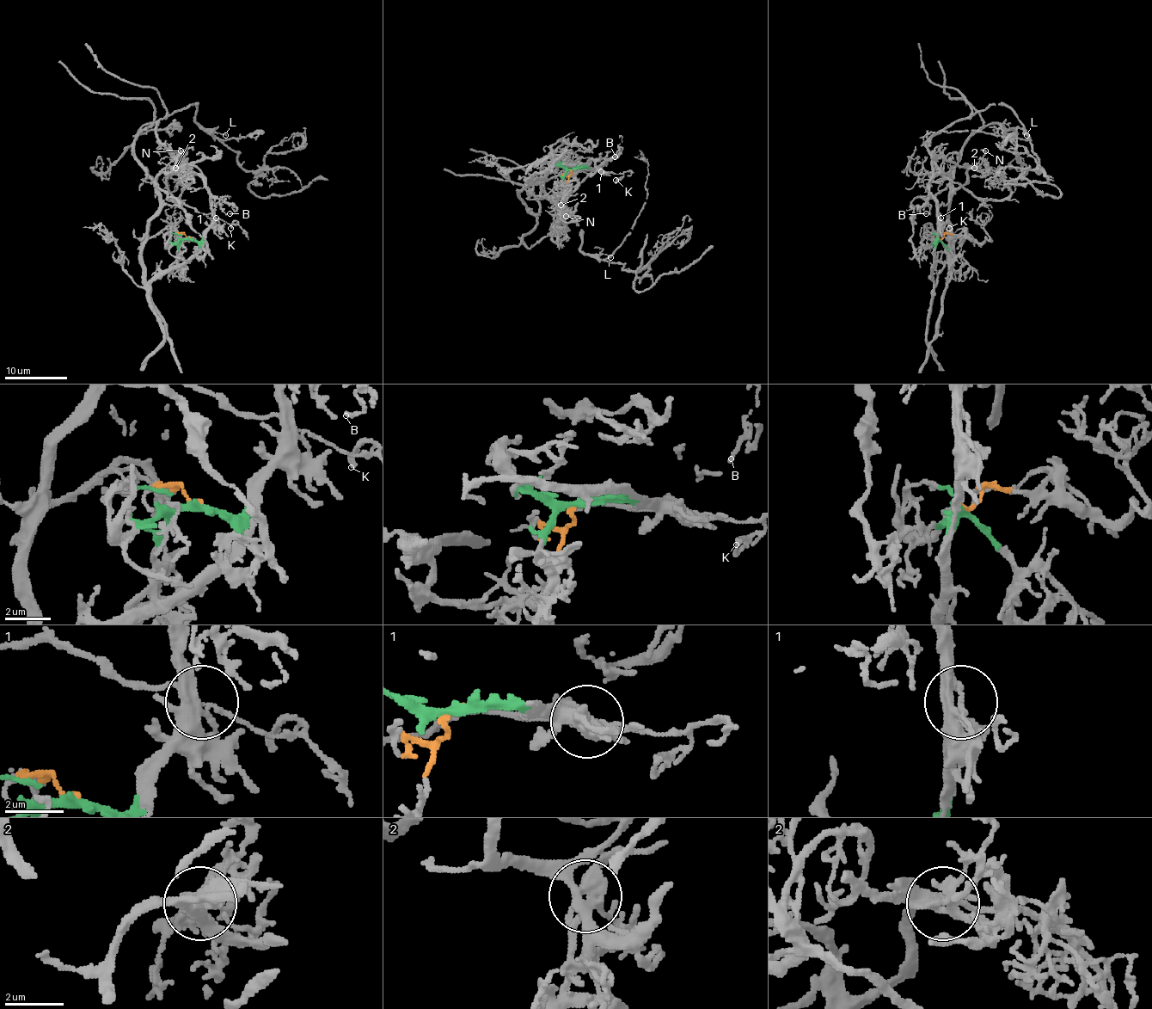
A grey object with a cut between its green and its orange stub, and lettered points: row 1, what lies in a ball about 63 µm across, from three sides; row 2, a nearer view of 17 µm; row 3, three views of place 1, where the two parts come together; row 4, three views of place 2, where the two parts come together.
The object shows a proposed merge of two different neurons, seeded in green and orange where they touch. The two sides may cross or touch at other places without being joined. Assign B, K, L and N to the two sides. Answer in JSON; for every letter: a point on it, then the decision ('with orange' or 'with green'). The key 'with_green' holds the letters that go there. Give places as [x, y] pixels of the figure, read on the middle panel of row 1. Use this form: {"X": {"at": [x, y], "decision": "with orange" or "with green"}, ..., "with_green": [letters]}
{"B": {"at": [615, 156], "decision": "with green"}, "K": {"at": [615, 180], "decision": "with orange"}, "L": {"at": [610, 257], "decision": "with green"}, "N": {"at": [566, 216], "decision": "with orange"}, "with_green": ["B", "L"]}

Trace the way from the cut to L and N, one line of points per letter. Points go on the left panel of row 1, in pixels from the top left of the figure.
L: (186, 237), (202, 237), (211, 197), (205, 182), (156, 136), (156, 123), (196, 104), (198, 121), (225, 136)
N: (186, 237), (162, 230), (147, 236), (160, 199), (156, 176), (177, 167), (185, 156), (180, 151)

